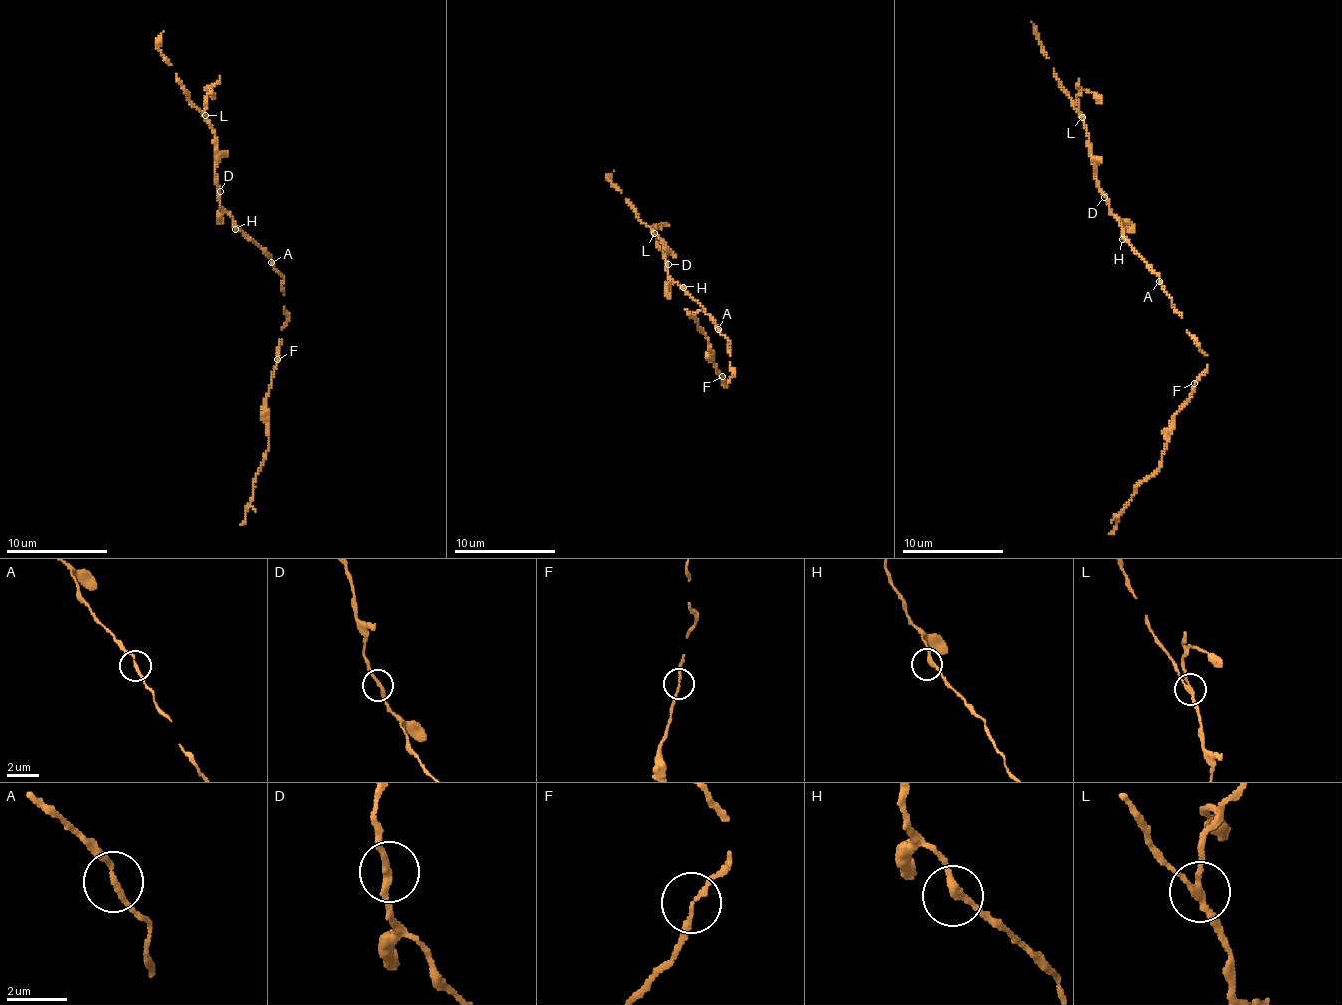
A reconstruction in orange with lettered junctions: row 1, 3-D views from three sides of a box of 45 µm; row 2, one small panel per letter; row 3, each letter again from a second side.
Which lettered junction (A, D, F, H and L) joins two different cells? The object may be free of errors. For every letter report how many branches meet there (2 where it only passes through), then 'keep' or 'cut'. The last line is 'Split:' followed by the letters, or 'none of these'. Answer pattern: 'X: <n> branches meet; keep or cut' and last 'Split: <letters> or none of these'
A: 2 branches meet; keep
D: 2 branches meet; keep
F: 2 branches meet; keep
H: 2 branches meet; keep
L: 3 branches meet; cut
Split: L

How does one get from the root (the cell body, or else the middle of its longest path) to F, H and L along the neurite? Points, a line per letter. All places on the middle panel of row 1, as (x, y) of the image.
F: (720, 331), (730, 343), (728, 350), (732, 377), (727, 387), (722, 376)
H: (720, 331), (683, 287)
L: (720, 331), (690, 294), (668, 273), (663, 241), (653, 232)

